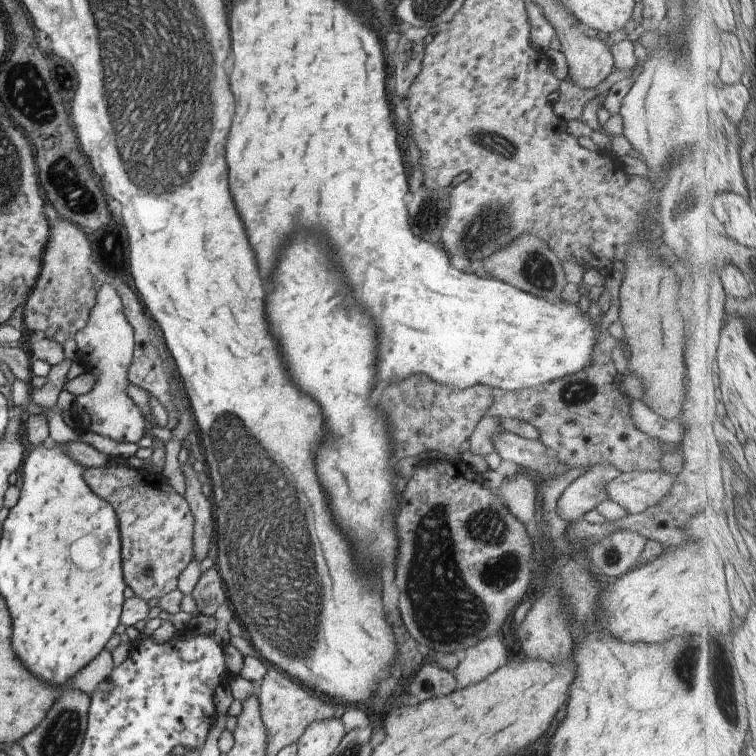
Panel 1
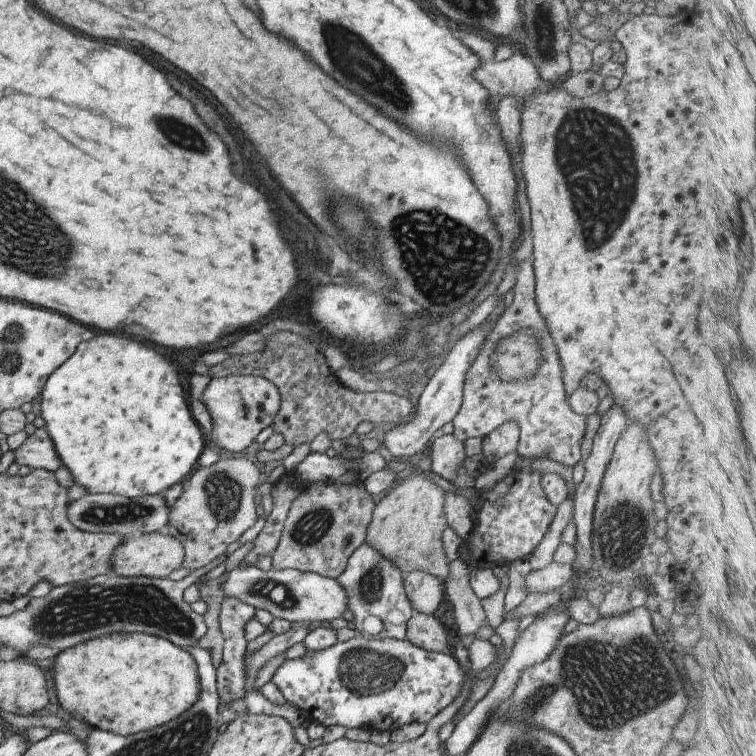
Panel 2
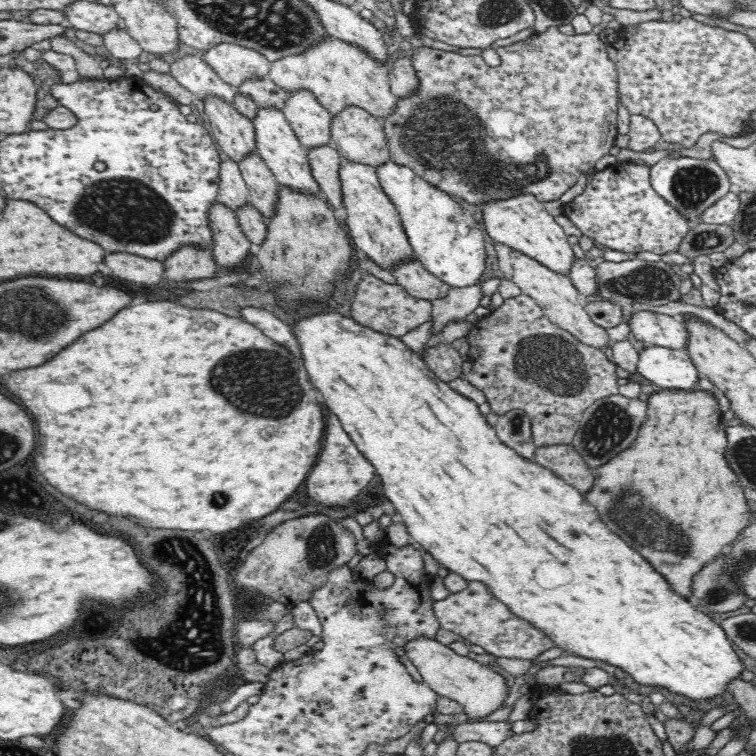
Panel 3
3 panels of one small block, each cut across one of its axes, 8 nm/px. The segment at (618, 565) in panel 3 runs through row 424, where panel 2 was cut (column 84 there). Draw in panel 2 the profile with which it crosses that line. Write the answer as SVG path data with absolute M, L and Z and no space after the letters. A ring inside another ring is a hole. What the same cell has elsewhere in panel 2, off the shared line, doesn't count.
M100 334L90 342L82 342L78 346L78 350L74 352L74 356L70 360L66 360L54 374L50 374L49 380L44 384L44 389L40 395L42 396L40 414L46 421L44 428L51 437L56 453L63 467L72 472L76 485L82 486L89 494L107 493L130 499L138 499L140 496L159 495L160 492L172 488L174 484L185 482L198 467L198 461L206 448L201 427L195 422L192 412L190 412L190 406L184 400L184 390L182 390L182 386L178 382L178 376L176 376L176 370L172 368L172 364L166 362L150 346L138 344L134 340L126 340L122 336Z

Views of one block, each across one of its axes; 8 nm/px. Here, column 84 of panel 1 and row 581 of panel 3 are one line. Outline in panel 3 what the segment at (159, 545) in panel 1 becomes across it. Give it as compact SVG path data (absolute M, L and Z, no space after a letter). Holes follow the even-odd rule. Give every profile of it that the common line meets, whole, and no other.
M468 581L468 586L457 593L450 593L445 599L432 604L436 619L443 630L451 631L463 642L482 646L486 652L504 658L534 660L542 652L554 648L554 641L537 630L524 619L517 617L504 603L496 599L492 591L480 581Z

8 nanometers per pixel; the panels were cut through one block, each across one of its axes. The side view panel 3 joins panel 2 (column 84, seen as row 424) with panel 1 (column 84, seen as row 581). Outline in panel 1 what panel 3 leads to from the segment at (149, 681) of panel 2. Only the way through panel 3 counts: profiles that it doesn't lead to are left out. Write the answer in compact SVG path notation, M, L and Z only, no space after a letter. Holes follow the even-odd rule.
M104 649L86 668L82 668L74 678L70 678L70 682L60 689L68 687L74 690L80 690L89 696L98 688L98 684L109 676L112 672L114 662L112 662L112 653Z

